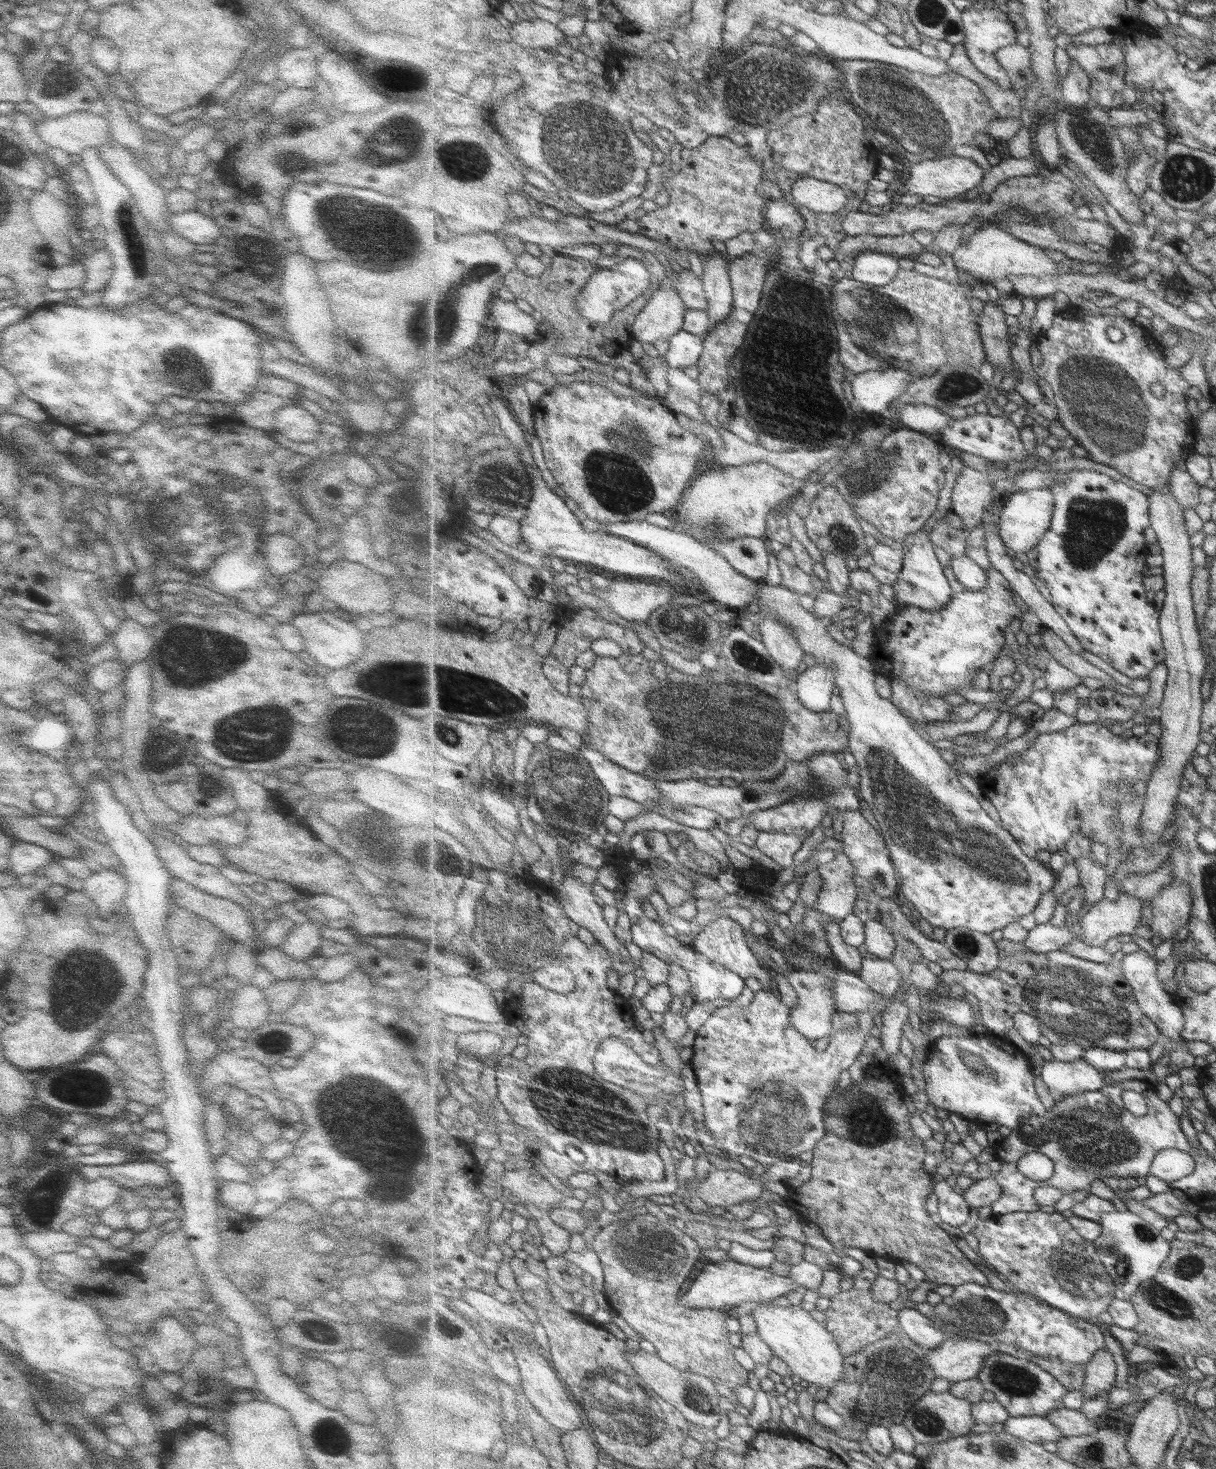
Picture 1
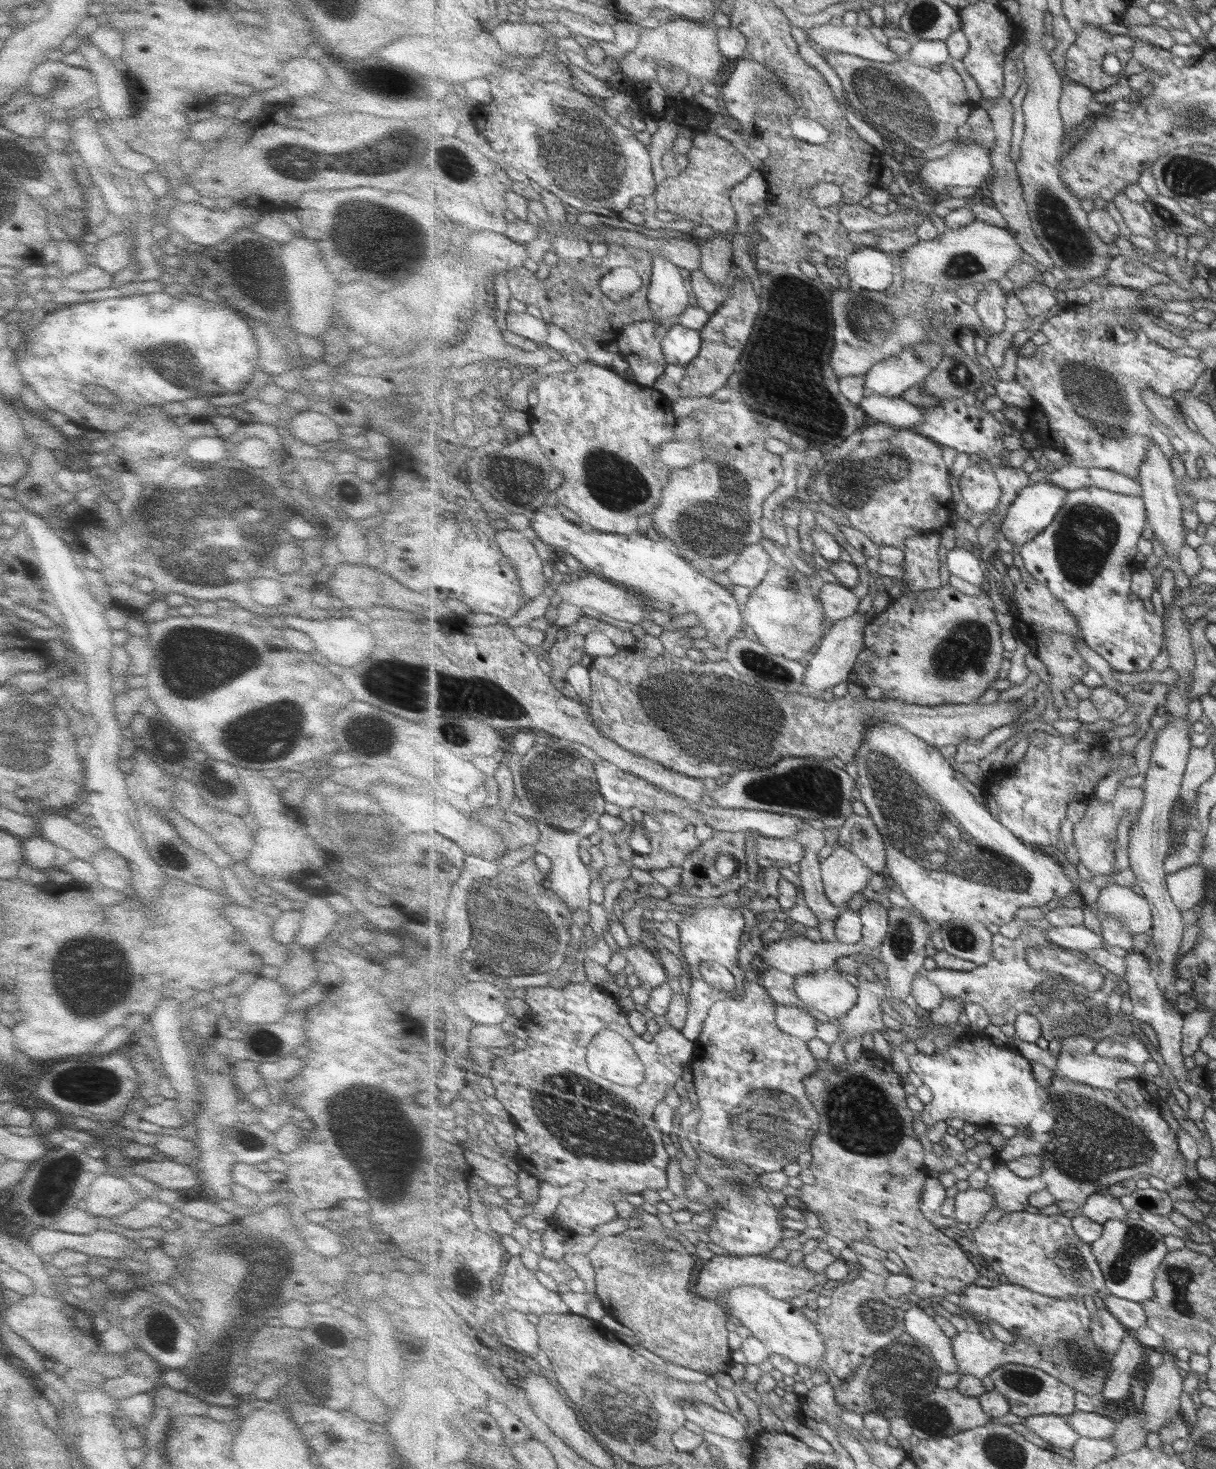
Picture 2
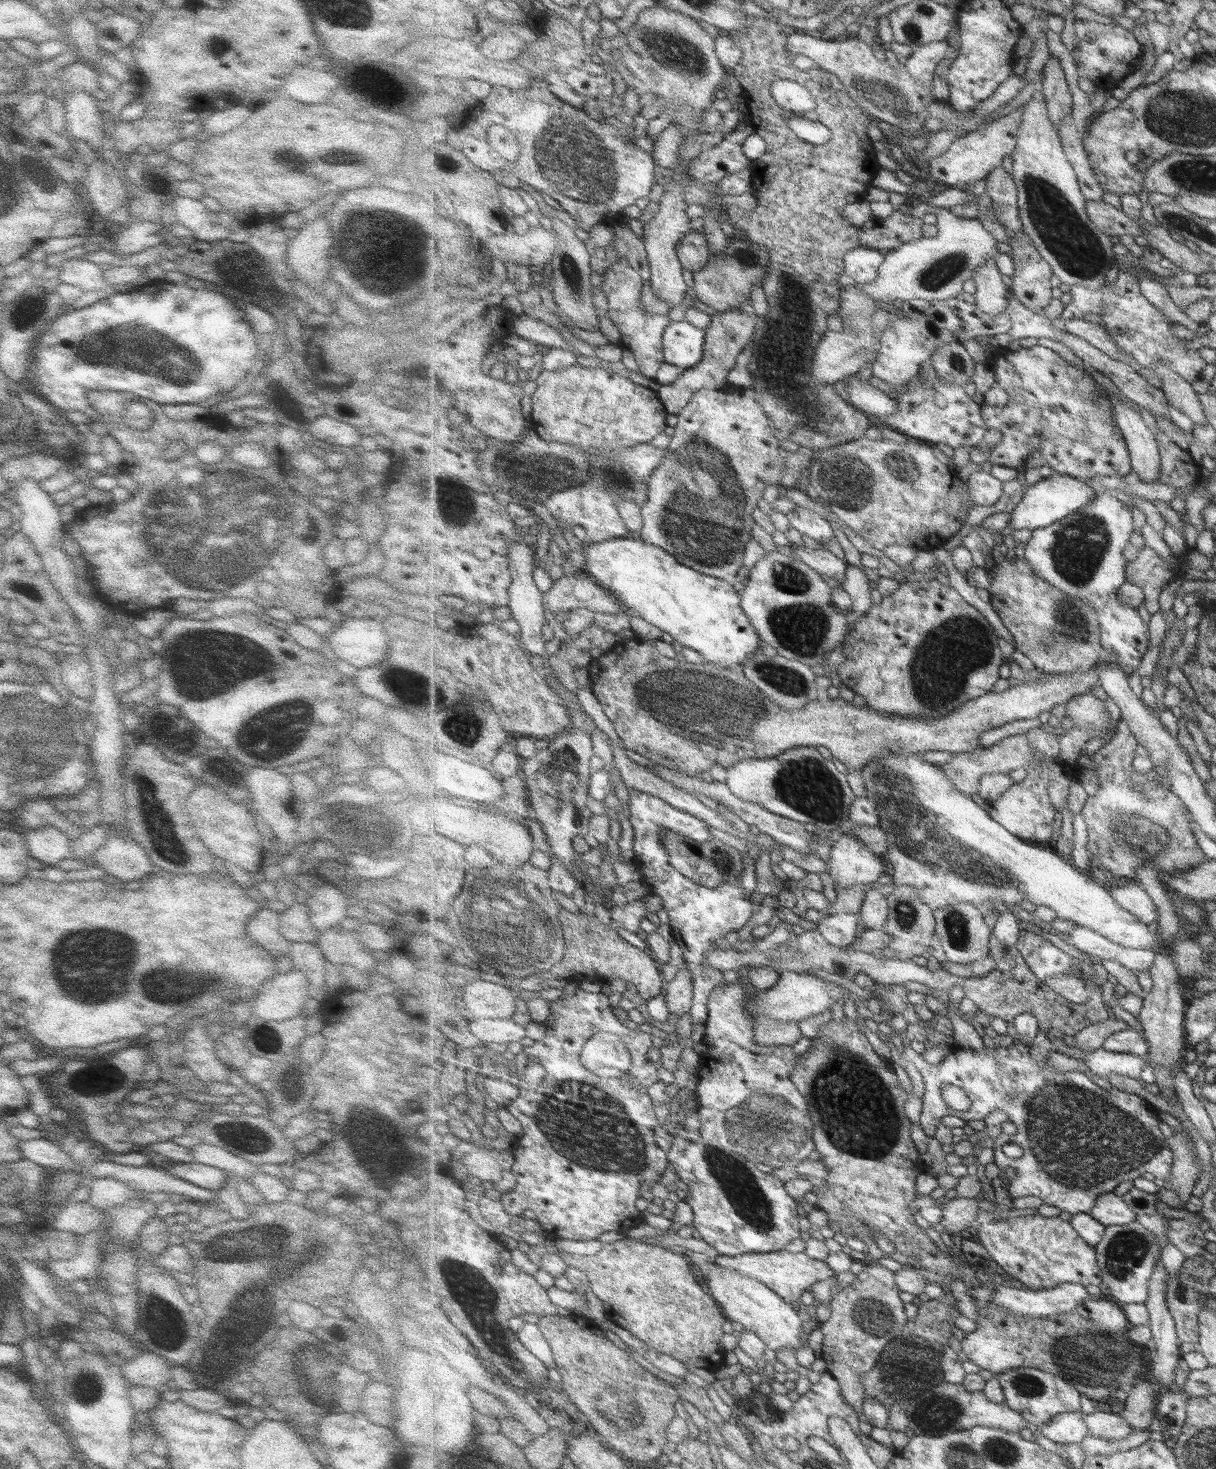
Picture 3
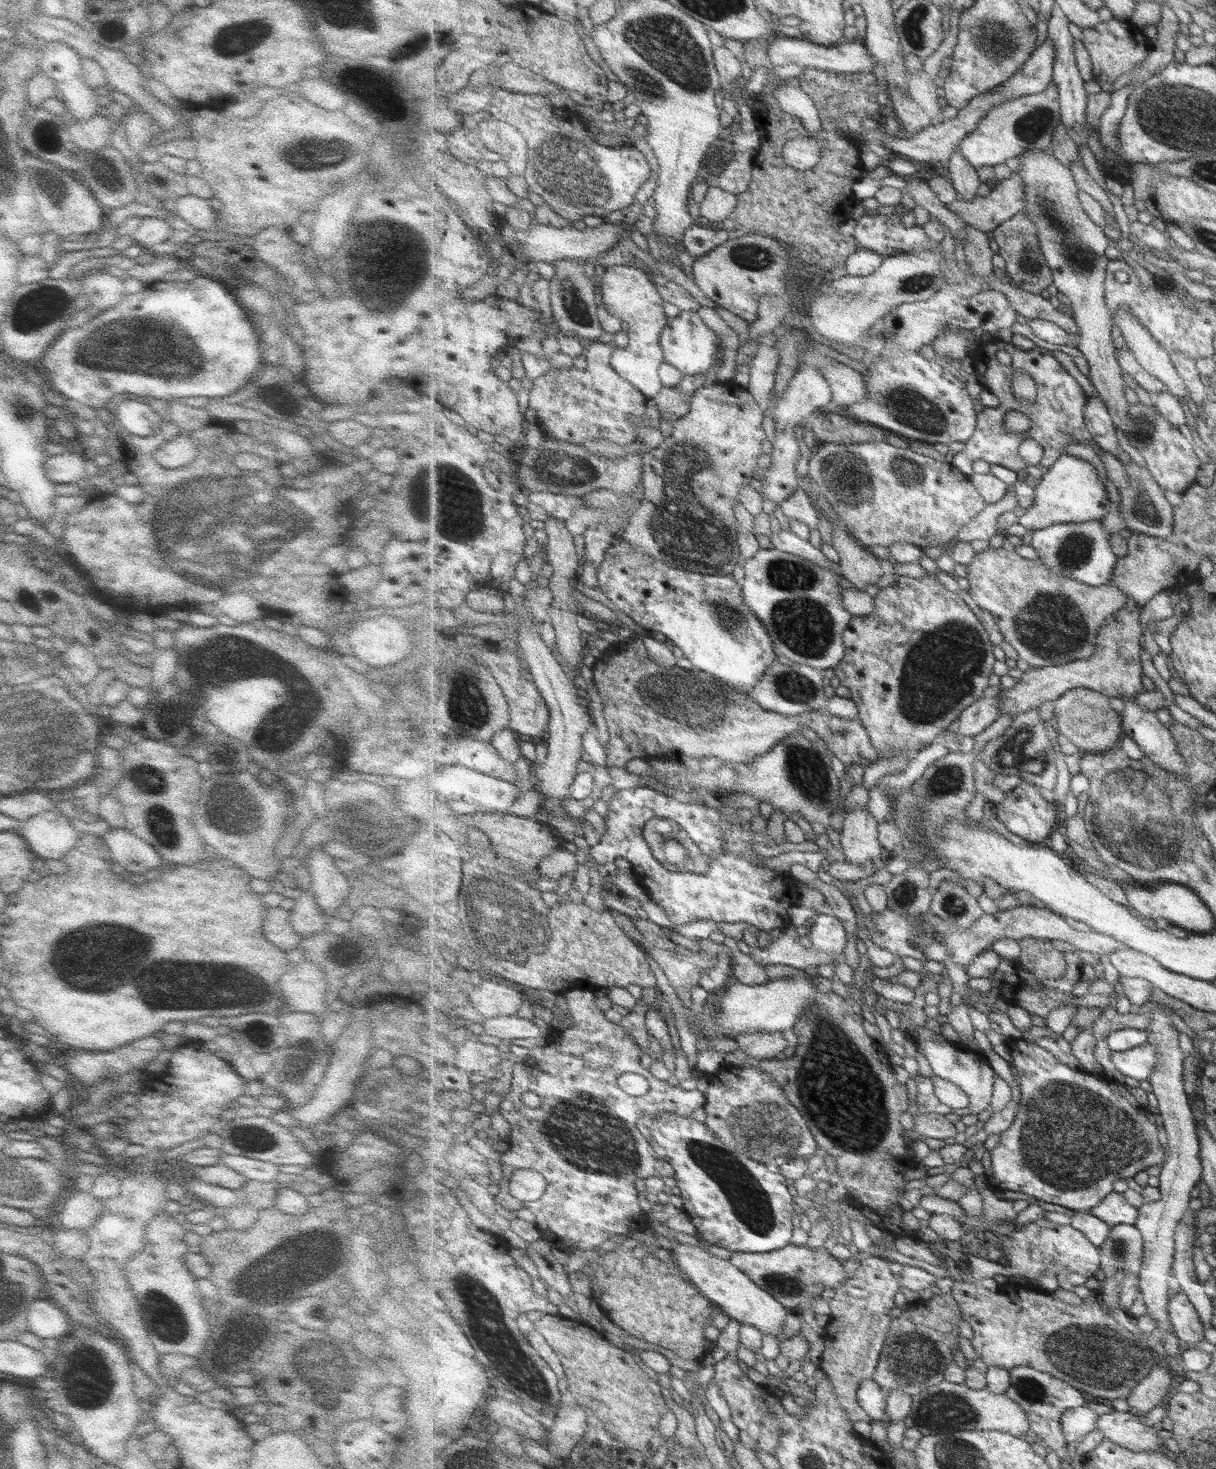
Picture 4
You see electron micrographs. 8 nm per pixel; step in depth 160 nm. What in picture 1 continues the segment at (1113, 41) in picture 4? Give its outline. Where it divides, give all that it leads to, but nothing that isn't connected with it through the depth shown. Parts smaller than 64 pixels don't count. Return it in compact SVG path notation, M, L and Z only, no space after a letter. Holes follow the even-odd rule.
M1071 43L1067 45L1066 51L1069 58L1077 61L1090 76L1090 97L1097 102L1099 107L1108 109L1126 108L1126 100L1123 98L1123 91L1126 83L1126 54L1115 44L1103 43L1099 45L1086 45L1083 43ZM1110 68L1116 68L1111 71Z

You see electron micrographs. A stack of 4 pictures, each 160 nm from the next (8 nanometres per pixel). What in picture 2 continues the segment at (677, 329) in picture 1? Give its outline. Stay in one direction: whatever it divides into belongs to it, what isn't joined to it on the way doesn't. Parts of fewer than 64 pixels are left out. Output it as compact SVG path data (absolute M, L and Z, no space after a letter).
M653 255L653 274L650 279L648 299L655 318L661 326L671 327L668 321L679 318L685 313L693 293L686 280L681 276L680 267L661 257Z

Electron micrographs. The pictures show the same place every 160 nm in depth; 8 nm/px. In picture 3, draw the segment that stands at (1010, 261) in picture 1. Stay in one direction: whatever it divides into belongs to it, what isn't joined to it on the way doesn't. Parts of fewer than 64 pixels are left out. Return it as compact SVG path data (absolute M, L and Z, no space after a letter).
M949 209L937 210L937 224L939 234L935 238L924 237L919 242L909 242L902 245L886 256L877 280L869 284L858 284L857 287L842 287L842 300L837 315L842 318L857 318L857 316L868 316L879 309L879 302L892 304L893 300L907 301L923 299L928 301L955 298L963 292L963 284L973 279L973 274L989 261L995 260L999 255L999 240L991 236L991 232L981 224L979 219L965 219L951 213Z

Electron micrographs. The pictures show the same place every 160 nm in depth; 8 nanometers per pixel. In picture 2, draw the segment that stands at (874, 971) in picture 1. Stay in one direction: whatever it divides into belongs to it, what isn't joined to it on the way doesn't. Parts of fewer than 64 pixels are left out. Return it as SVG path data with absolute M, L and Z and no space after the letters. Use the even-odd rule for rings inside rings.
M859 976L857 989L859 990L859 997L856 1000L856 1005L853 1006L845 1017L837 1019L846 1038L841 1043L844 1043L846 1040L853 1040L854 1038L861 1041L867 1032L881 1032L885 1028L883 1025L883 1000L886 1000L886 986L883 986L883 982L877 978L875 981L870 982L864 977ZM756 980L746 981L745 984L745 992L741 996L732 994L713 1004L695 1042L689 1067L701 1115L694 1129L700 1137L700 1149L710 1154L711 1158L746 1163L753 1172L761 1175L785 1170L788 1164L797 1163L801 1154L809 1154L813 1150L821 1115L808 1097L805 1082L818 1072L819 1066L807 1048L807 1042L777 1026L777 1002L765 987L757 984Z

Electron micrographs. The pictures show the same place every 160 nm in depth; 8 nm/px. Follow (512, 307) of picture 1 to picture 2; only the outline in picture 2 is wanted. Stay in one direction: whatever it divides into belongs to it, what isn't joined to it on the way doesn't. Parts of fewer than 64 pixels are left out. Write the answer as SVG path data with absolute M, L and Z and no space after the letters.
M508 310L506 316L507 331L523 336L527 340L536 342L540 347L546 347L549 336L549 324L542 319L535 318L526 312L512 312Z

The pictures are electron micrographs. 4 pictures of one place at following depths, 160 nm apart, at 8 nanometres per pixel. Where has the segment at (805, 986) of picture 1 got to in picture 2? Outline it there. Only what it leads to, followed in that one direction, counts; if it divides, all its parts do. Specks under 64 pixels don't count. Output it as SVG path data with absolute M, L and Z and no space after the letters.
M777 1004L776 1023L782 1031L805 1042L813 1040L818 1033L818 1020L807 1008Z

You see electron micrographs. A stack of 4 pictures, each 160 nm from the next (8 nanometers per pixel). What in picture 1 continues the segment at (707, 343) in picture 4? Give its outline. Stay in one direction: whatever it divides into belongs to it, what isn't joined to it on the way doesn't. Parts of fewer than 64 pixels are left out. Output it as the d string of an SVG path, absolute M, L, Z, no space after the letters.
M684 329L669 340L669 350L665 355L671 368L689 368L696 366L703 354L704 340Z

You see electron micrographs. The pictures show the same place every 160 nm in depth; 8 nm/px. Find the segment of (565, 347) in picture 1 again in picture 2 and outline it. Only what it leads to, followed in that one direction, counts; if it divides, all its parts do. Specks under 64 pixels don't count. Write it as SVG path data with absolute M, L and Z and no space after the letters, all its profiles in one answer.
M609 245L606 257L593 258L590 255L586 260L581 260L576 267L558 261L551 266L550 274L546 279L537 278L534 272L523 266L509 270L505 277L511 296L525 305L537 307L545 323L559 326L577 341L590 340L606 348L610 342L617 340L621 331L628 325L633 325L635 321L653 321L655 318L646 289L639 289L622 304L614 304L602 291L600 280L615 267L633 267L647 284L650 284L653 274L653 255L633 246Z

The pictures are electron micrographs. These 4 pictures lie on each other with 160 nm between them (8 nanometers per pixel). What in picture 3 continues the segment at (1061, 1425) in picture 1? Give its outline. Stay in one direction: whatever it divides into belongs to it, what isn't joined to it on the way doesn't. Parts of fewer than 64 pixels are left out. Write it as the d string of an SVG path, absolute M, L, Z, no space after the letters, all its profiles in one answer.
M1095 1411L1084 1416L1085 1425L1089 1428L1089 1435L1094 1438L1107 1440L1125 1439L1133 1434L1129 1422L1122 1415L1103 1411Z

